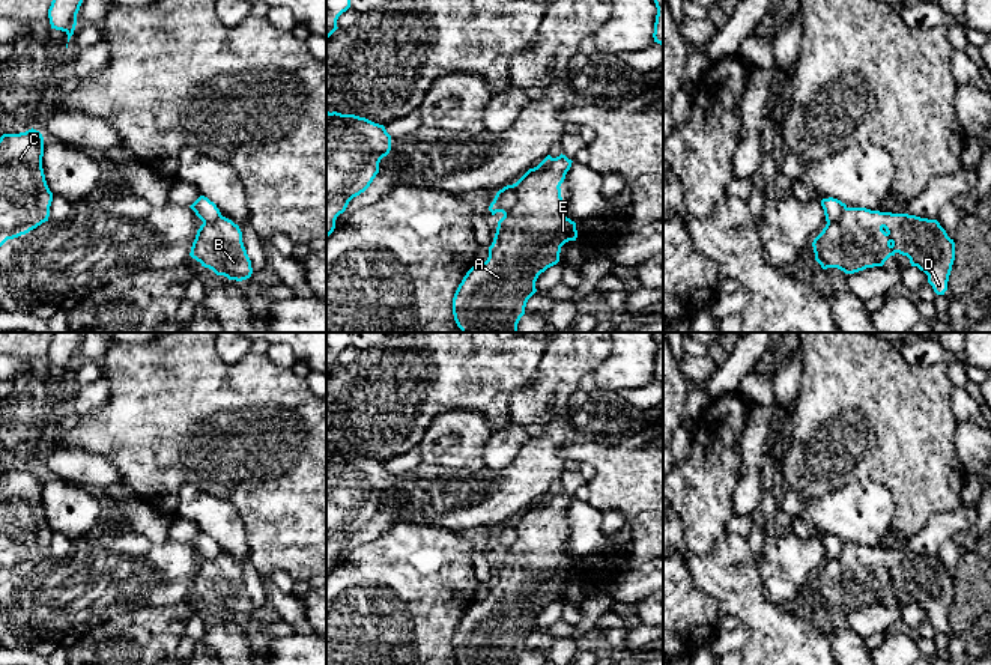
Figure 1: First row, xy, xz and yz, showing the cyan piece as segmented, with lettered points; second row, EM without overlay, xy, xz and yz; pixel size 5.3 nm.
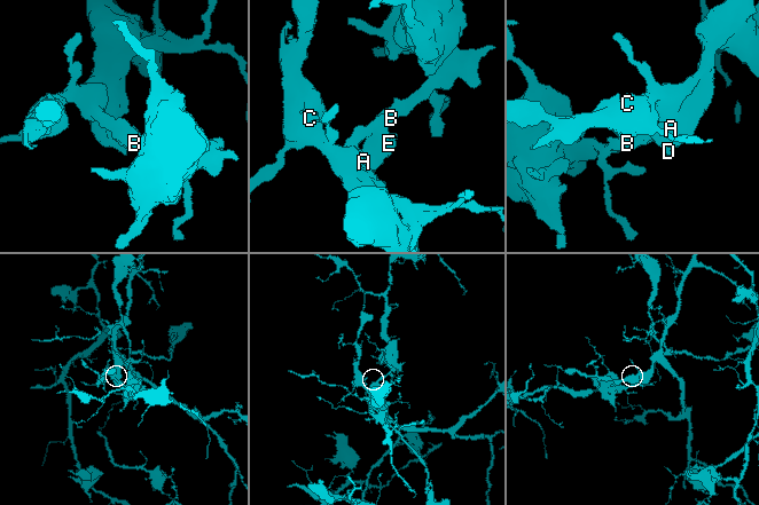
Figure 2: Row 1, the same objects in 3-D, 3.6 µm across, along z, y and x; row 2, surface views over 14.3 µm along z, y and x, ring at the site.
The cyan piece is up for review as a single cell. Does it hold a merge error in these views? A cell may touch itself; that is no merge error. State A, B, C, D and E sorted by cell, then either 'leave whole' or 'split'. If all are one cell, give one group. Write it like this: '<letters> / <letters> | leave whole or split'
A B D E / C | split

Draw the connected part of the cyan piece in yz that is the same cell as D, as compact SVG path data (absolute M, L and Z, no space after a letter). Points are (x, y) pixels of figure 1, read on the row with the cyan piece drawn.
M847 208L841 218L827 223L812 242L815 260L823 269L838 268L854 274L866 268L883 266L896 253L907 256L911 266L928 275L928 283L937 295L944 295L955 260L955 242L937 220L908 214L871 211L866 208Z

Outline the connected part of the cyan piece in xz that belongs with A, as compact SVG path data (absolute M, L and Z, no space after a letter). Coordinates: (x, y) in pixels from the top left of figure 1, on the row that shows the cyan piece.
M562 153L543 159L516 182L517 203L498 221L487 260L474 263L454 293L453 314L462 332L517 332L526 302L537 292L538 275L559 262L565 242L577 238L576 223L564 215L559 188L571 162Z

